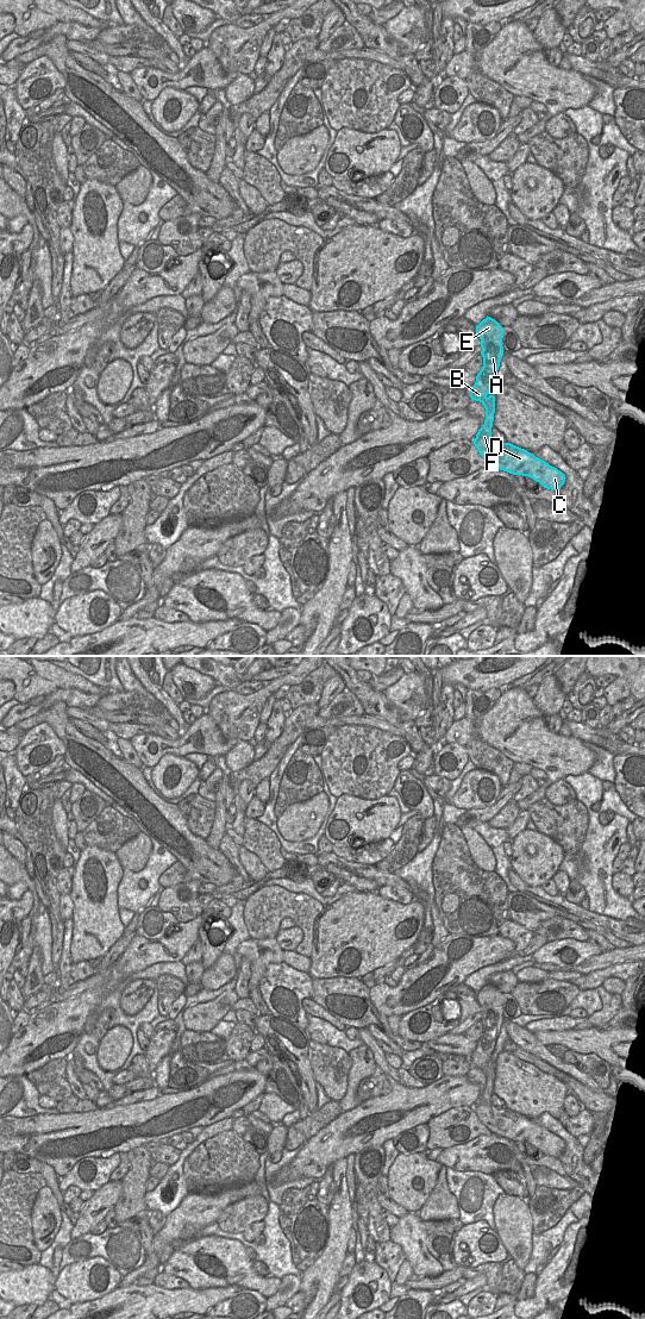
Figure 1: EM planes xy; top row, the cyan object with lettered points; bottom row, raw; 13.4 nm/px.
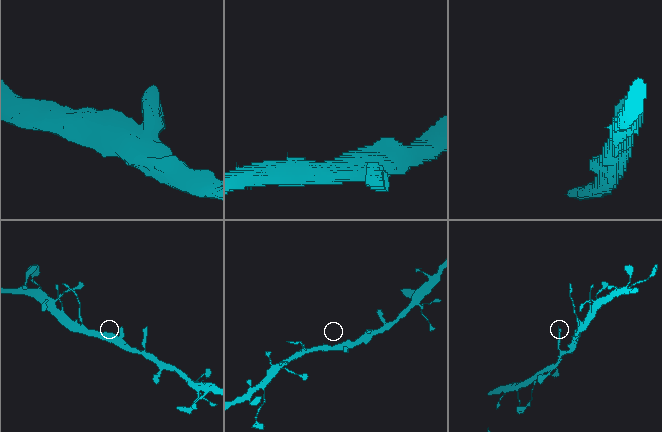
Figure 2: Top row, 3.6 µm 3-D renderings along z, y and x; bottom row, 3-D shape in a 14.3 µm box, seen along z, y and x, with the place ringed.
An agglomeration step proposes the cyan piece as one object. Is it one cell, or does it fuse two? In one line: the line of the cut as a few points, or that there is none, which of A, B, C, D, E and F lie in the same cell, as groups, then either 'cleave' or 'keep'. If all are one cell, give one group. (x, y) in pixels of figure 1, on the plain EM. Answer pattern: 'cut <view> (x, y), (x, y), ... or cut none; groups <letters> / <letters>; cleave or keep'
cut none; groups A B C D E F; keep

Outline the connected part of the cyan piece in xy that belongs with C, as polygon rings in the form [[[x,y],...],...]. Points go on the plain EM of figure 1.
[[[487,983],[476,993],[476,1000],[481,1006],[483,1033],[470,1056],[470,1064],[484,1073],[486,1087],[472,1107],[474,1112],[491,1134],[513,1142],[528,1143],[544,1155],[558,1158],[565,1149],[565,1142],[561,1137],[525,1115],[511,1109],[496,1109],[491,1105],[495,1063],[490,1062],[489,1058],[503,1023],[503,996],[495,986]]]

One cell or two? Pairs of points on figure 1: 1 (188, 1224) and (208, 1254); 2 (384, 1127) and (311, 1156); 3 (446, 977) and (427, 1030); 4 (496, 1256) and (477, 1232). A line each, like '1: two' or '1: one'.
1: two
2: one
3: two
4: one

